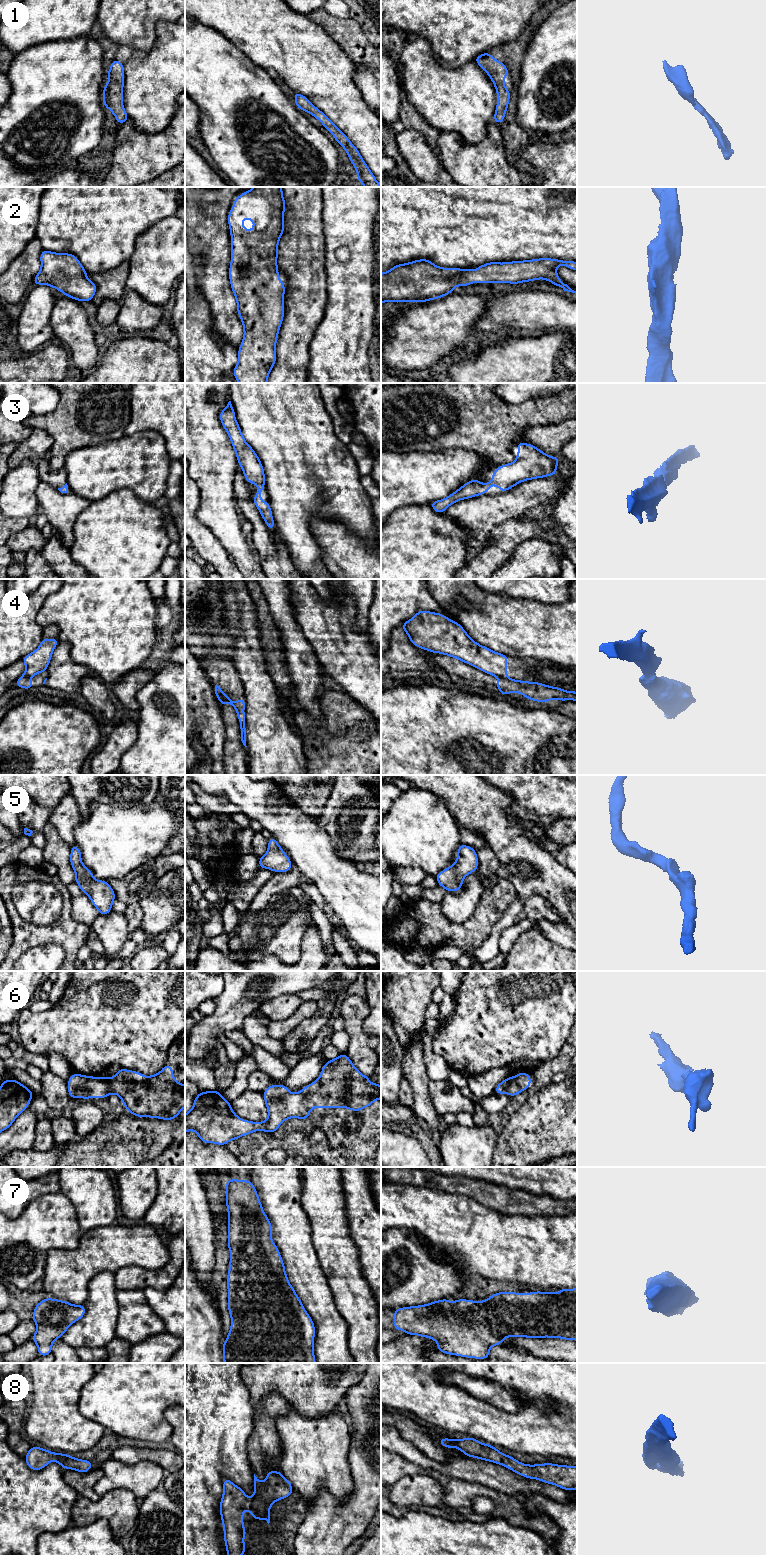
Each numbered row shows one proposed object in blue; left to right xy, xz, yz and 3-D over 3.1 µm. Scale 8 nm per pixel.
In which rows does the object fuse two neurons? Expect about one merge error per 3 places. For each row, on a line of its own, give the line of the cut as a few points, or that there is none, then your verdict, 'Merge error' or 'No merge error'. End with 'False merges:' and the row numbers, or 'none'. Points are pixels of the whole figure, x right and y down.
1: No split. No merge error
2: No split. No merge error
3: No split. No merge error
4: Split along xz (226, 694), (221, 704). Merge error
5: No split. No merge error
6: No split. No merge error
7: No split. No merge error
8: No split. No merge error
False merges: 4

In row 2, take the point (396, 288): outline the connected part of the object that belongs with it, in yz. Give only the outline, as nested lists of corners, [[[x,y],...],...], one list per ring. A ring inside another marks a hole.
[[[537,258],[533,260],[512,261],[512,262],[489,262],[484,265],[477,266],[477,271],[472,269],[459,268],[443,268],[433,264],[428,259],[414,260],[405,264],[393,266],[389,271],[381,273],[381,303],[385,302],[426,302],[444,297],[453,293],[456,286],[468,286],[473,282],[482,283],[510,283],[519,284],[538,279],[545,279],[562,288],[564,291],[577,294],[567,284],[563,283],[557,275],[556,269],[558,266],[564,265],[570,270],[577,270],[577,262],[551,259]]]

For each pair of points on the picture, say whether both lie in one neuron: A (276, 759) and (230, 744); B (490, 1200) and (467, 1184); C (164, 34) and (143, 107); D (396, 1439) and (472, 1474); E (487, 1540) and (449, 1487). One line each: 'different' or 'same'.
A: different
B: same
C: same
D: same
E: different

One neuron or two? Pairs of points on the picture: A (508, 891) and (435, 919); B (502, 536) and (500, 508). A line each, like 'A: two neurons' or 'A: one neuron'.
A: one neuron
B: two neurons

